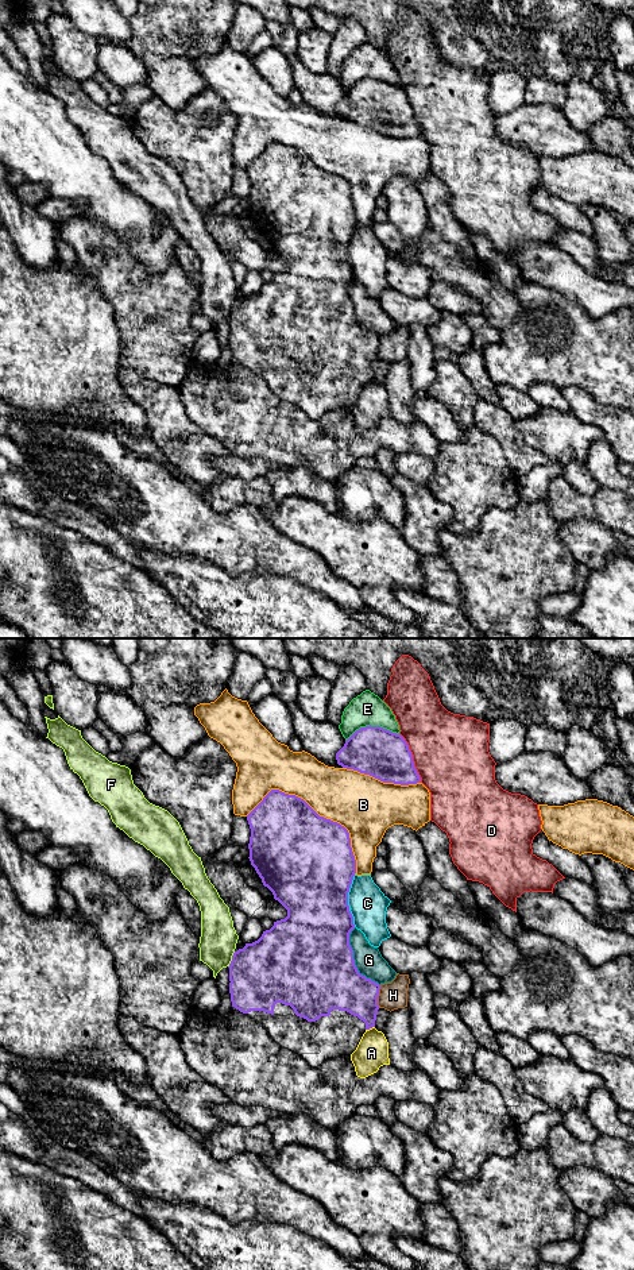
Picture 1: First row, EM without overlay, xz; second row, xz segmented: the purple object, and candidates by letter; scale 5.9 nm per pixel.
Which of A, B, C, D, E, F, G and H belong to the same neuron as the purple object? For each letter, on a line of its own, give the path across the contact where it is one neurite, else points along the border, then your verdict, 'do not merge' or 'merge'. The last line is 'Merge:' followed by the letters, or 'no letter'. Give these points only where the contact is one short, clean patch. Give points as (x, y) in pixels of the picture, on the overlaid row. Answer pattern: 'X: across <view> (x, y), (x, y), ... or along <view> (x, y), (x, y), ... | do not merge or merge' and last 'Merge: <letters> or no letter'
A: along xz (374, 1026), (366, 1030) | do not merge
B: do not merge
C: do not merge
D: do not merge
E: do not merge
F: along xz (235, 952), (228, 967) | do not merge
G: do not merge
H: along xz (381, 985), (378, 1007) | do not merge
Merge: no letter

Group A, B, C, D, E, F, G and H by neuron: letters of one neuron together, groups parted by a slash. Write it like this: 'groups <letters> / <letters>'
groups A / B / C / D / E / F / G / H

